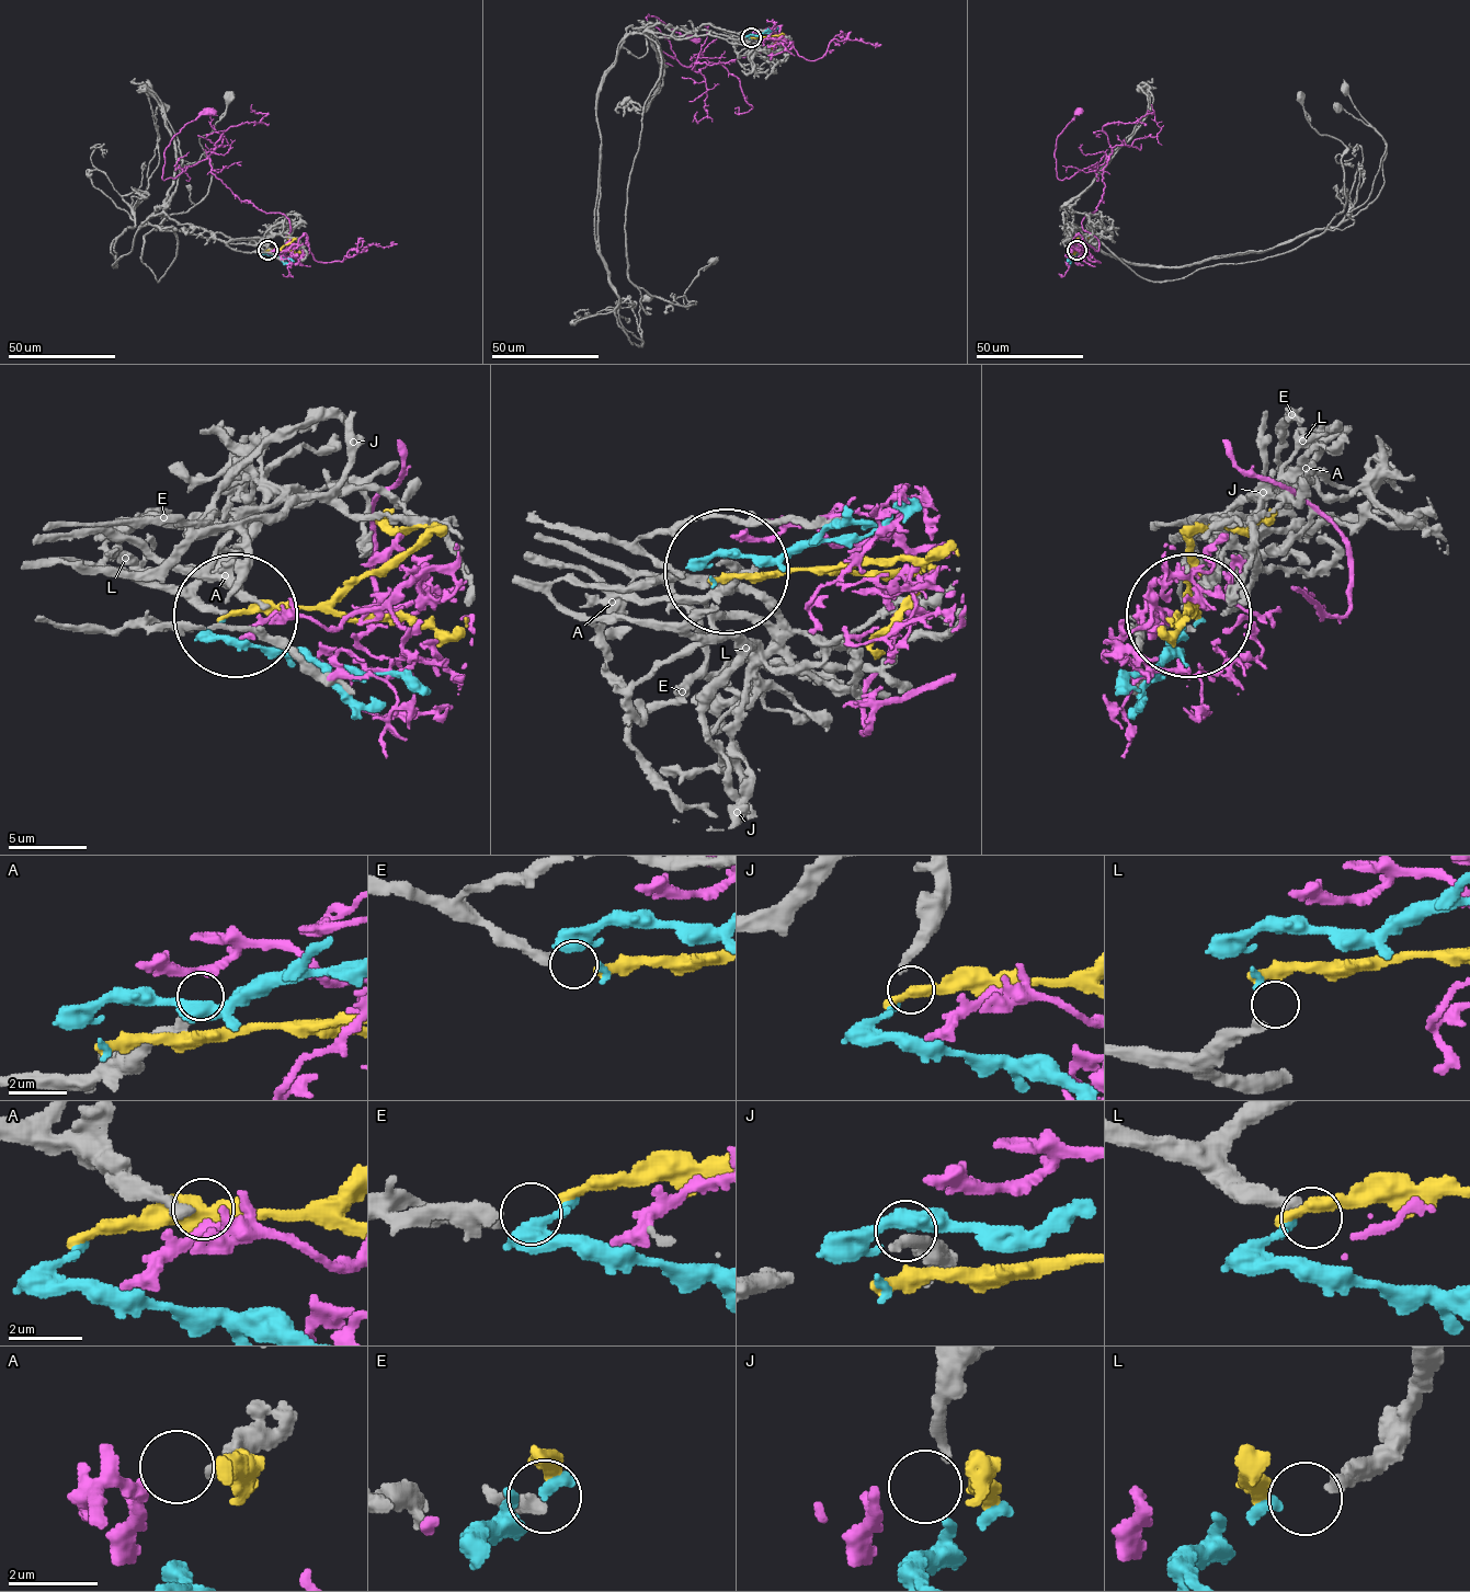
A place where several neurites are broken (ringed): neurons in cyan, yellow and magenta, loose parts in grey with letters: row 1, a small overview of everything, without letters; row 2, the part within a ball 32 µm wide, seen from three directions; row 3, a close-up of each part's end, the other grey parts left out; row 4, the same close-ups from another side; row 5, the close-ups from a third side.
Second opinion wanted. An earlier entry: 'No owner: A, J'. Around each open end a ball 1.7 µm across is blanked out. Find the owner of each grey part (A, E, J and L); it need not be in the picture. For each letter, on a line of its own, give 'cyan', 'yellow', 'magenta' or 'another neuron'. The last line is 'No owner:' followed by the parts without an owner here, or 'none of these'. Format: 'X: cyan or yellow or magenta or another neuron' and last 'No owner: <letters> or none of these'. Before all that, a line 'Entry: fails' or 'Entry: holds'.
Entry: holds
A: another neuron
E: yellow
J: another neuron
L: cyan
No owner: A, J

